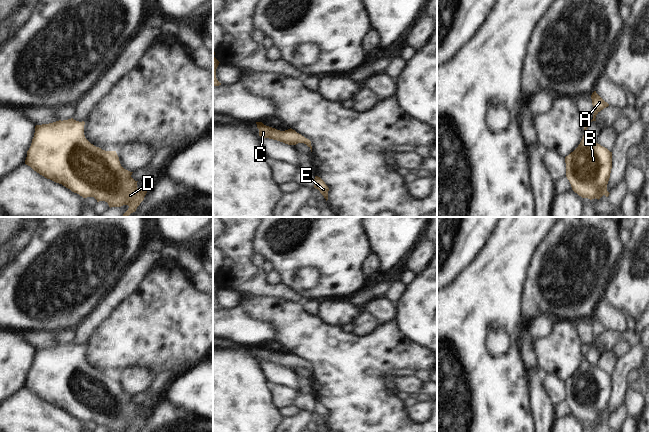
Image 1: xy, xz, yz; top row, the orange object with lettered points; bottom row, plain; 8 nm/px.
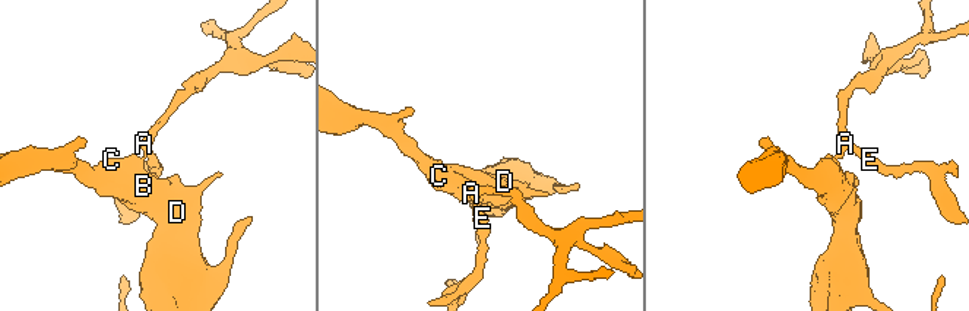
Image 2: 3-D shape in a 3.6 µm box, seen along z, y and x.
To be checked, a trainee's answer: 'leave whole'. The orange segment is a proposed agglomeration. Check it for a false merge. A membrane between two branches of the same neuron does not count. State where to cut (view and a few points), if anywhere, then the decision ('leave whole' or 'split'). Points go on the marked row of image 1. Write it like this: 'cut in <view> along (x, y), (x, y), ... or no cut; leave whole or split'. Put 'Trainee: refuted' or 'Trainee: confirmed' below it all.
no cut; leave whole
Trainee: confirmed

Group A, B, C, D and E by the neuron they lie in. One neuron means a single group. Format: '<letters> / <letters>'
A B C D E

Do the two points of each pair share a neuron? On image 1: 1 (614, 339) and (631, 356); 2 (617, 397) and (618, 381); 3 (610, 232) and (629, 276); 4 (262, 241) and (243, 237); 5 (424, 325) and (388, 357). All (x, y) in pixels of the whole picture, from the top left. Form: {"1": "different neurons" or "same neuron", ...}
{"1": "different neurons", "2": "same neuron", "3": "different neurons", "4": "different neurons", "5": "different neurons"}

